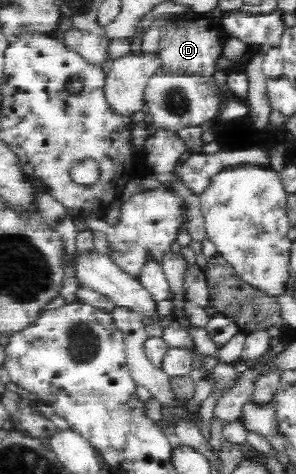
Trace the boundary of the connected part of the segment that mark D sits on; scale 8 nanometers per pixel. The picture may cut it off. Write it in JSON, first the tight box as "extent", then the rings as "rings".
{"extent":[158,18,224,77],"rings":[[[195,18],[188,22],[166,23],[160,27],[158,52],[161,65],[176,73],[212,77],[217,70],[217,58],[222,55],[220,42],[224,36],[220,22]]]}

